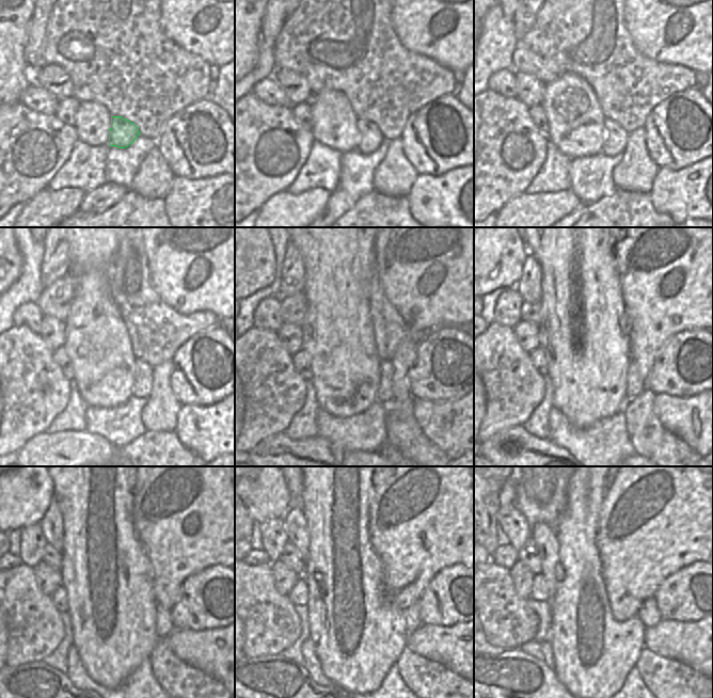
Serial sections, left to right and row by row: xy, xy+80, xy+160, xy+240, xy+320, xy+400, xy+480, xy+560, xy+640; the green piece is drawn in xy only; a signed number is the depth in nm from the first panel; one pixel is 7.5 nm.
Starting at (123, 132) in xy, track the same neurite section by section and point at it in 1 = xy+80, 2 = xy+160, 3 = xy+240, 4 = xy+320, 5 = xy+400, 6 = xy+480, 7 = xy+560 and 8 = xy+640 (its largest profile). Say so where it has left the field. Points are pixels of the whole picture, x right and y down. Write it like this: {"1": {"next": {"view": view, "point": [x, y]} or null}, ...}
{"1": {"next": {"view": "xy+80", "point": [369, 136]}}, "2": {"next": {"view": "xy+160", "point": [616, 139]}}, "3": {"next": {"view": "xy+240", "point": [143, 373]}}, "4": {"next": {"view": "xy+320", "point": [385, 387]}}, "5": {"next": {"view": "xy+400", "point": [634, 384]}}, "6": {"next": {"view": "xy+480", "point": [163, 624]}}, "7": {"next": {"view": "xy+560", "point": [412, 620]}}, "8": {"next": {"view": "xy+640", "point": [649, 614]}}}

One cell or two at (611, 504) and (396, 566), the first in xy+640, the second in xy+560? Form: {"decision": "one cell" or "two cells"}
{"decision": "one cell"}

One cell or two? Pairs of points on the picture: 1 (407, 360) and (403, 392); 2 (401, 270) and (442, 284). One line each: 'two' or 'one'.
1: one
2: one

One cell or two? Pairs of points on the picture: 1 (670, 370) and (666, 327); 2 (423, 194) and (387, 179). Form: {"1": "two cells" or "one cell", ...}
{"1": "two cells", "2": "two cells"}

